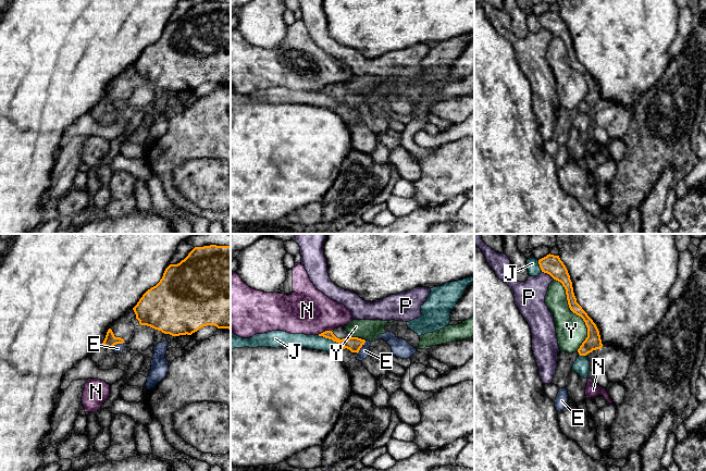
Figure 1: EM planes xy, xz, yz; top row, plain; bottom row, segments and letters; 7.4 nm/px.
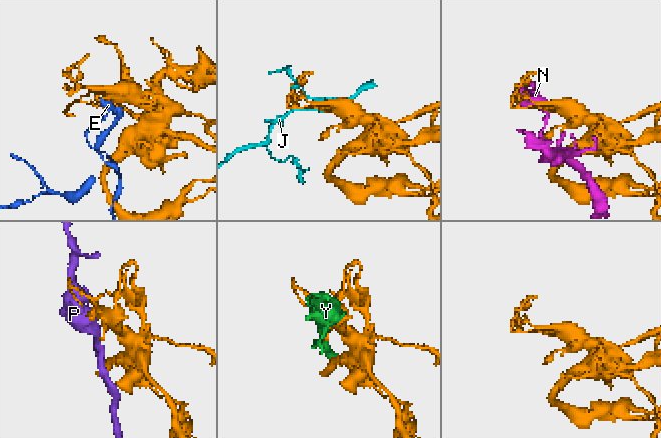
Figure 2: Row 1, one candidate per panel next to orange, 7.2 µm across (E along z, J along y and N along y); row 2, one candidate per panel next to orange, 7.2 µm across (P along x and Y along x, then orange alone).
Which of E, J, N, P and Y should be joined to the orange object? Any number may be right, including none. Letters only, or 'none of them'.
none of them

